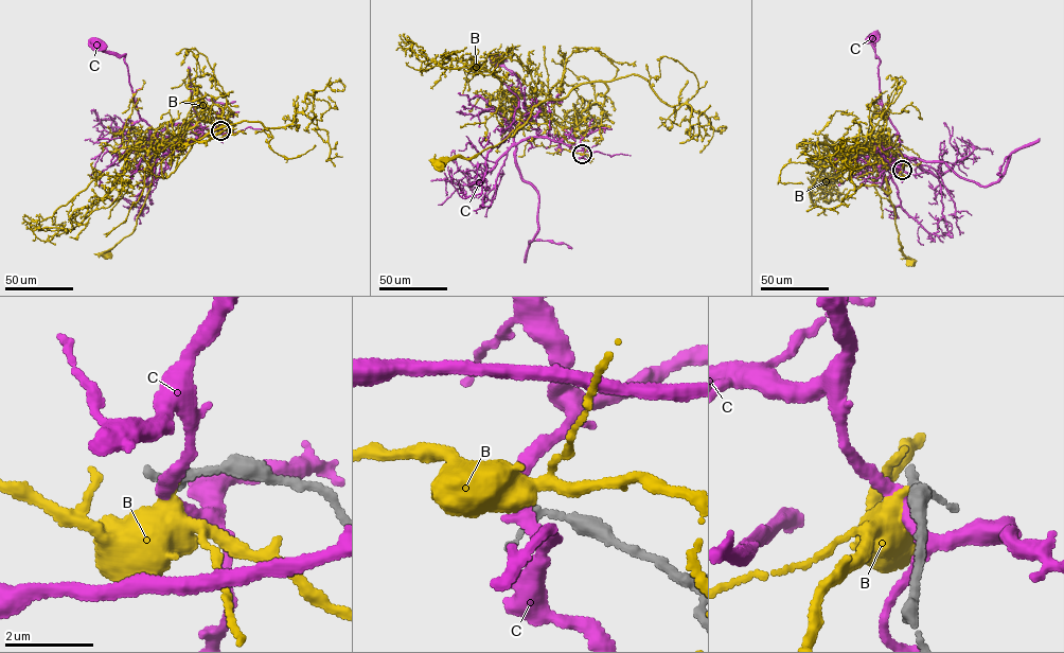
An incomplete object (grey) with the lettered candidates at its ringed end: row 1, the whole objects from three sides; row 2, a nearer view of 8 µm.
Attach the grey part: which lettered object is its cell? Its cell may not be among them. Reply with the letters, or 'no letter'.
no letter

